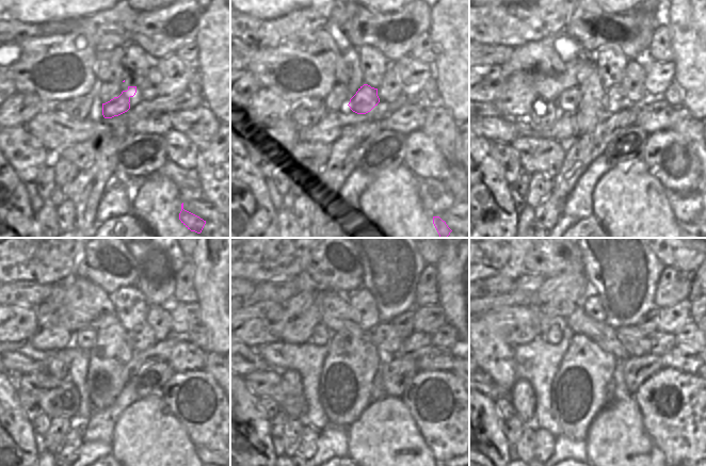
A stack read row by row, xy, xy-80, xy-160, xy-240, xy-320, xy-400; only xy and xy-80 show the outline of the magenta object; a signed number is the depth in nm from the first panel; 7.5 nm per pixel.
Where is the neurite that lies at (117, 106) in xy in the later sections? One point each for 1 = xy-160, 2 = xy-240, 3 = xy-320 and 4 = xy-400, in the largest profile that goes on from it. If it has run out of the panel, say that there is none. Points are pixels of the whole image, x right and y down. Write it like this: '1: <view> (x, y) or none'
1: xy-160 (615, 99)
2: xy-240 (141, 337)
3: xy-320 (384, 337)
4: xy-400 (636, 343)

